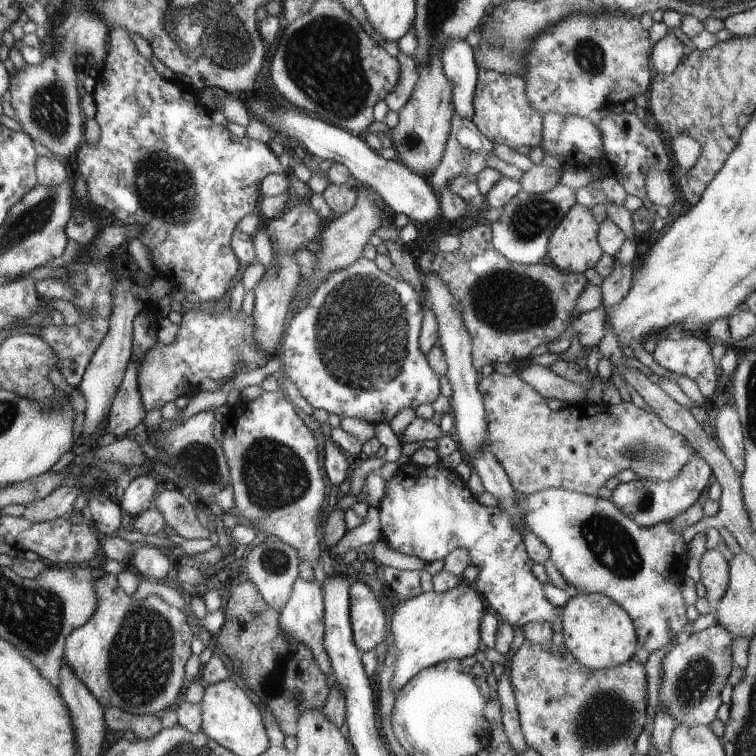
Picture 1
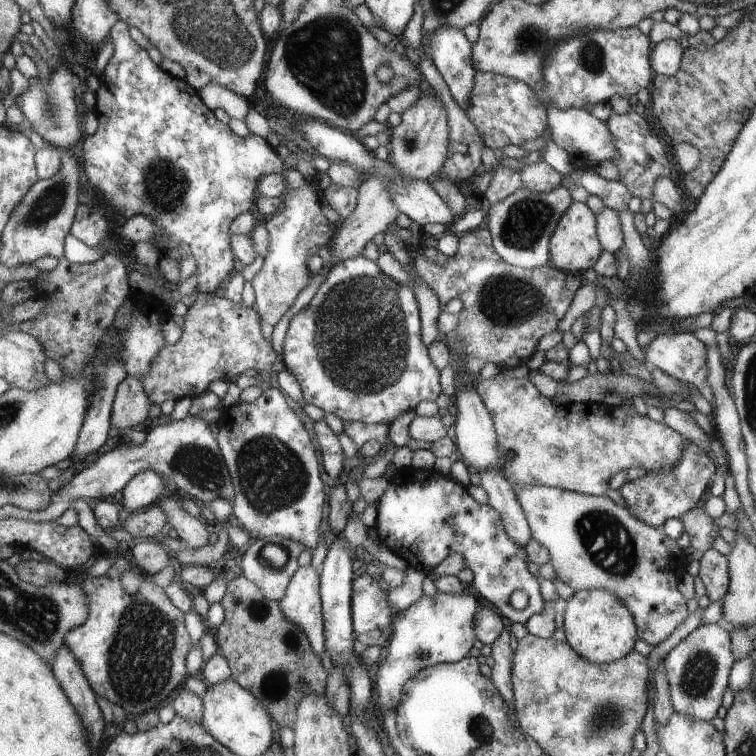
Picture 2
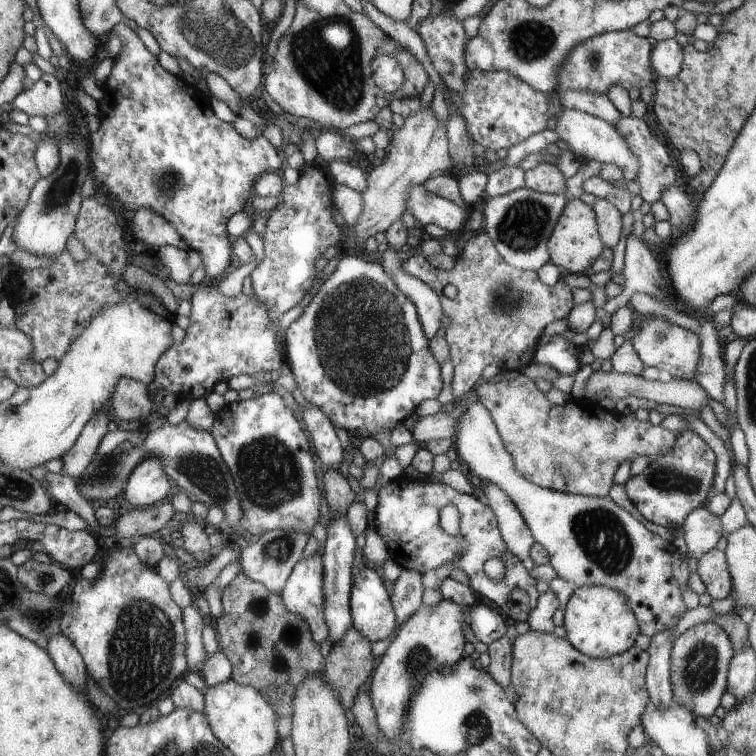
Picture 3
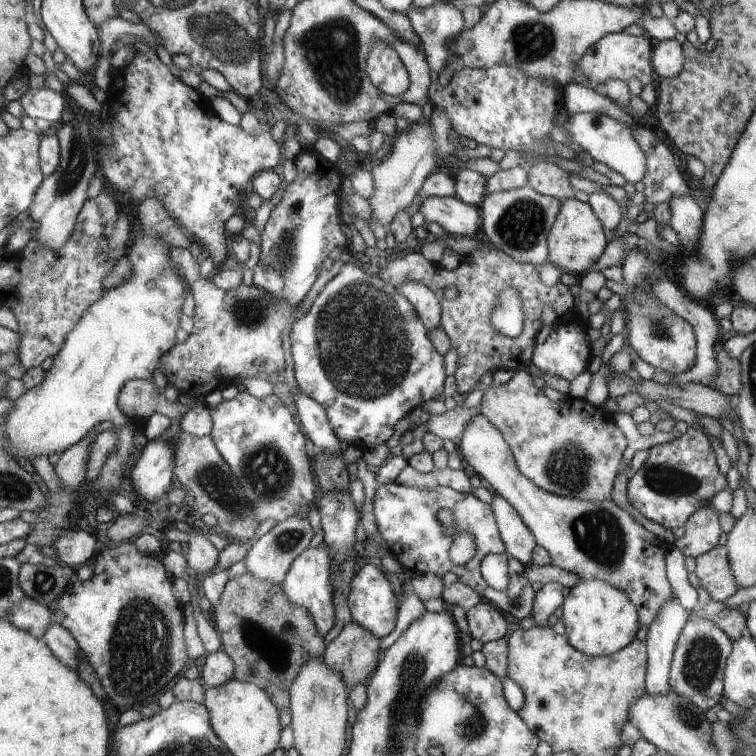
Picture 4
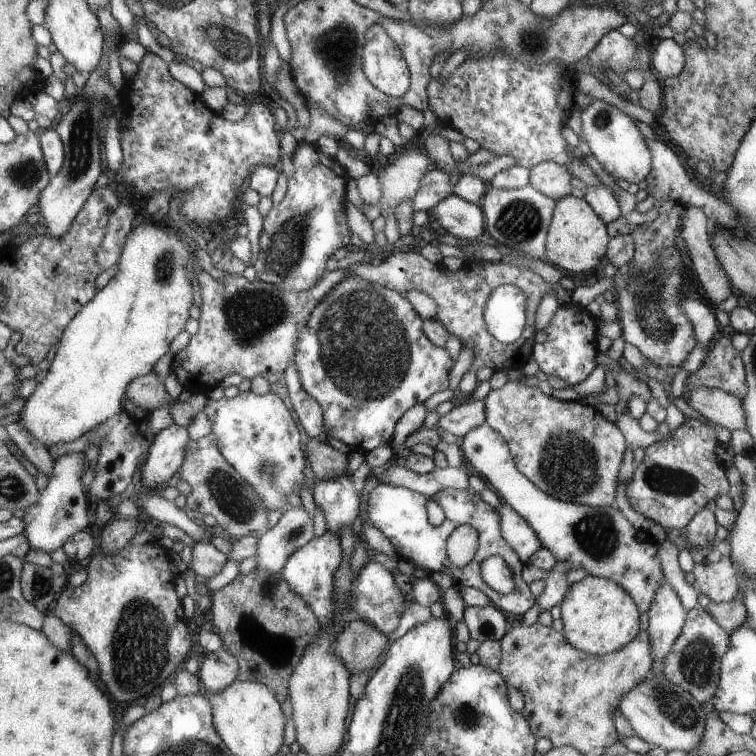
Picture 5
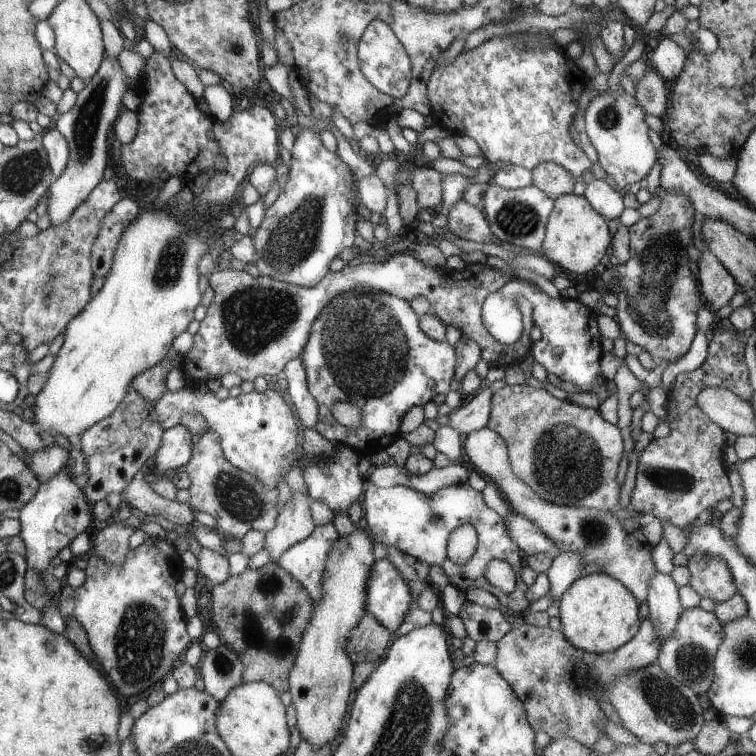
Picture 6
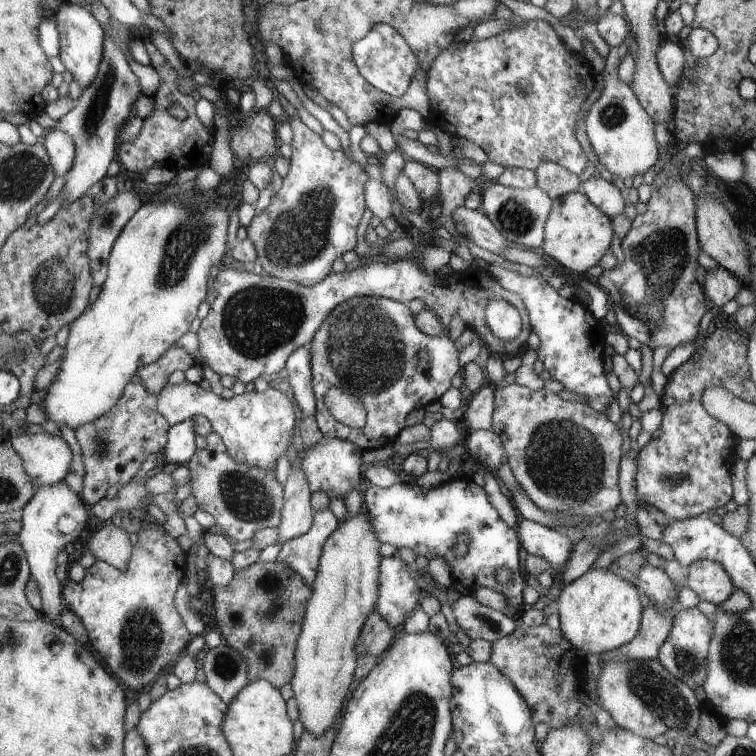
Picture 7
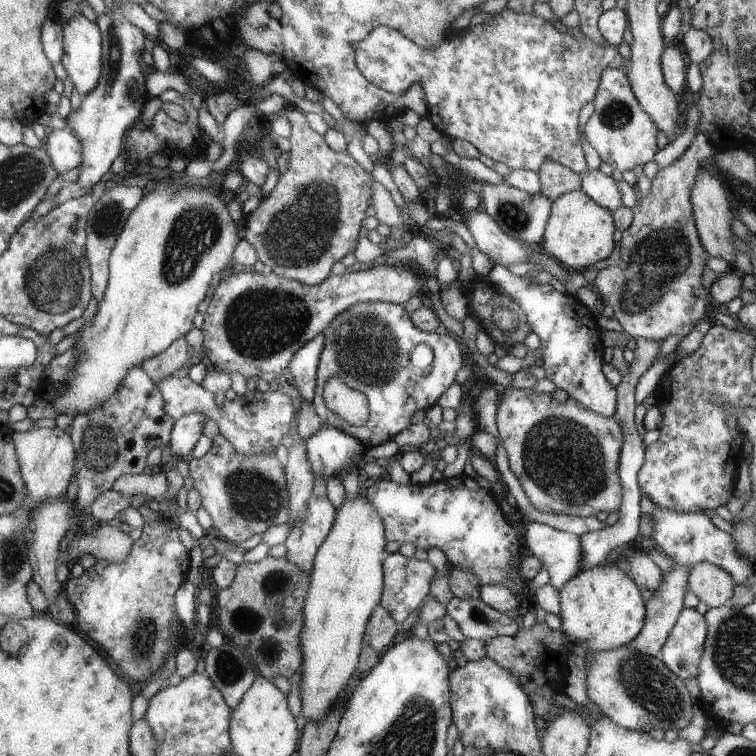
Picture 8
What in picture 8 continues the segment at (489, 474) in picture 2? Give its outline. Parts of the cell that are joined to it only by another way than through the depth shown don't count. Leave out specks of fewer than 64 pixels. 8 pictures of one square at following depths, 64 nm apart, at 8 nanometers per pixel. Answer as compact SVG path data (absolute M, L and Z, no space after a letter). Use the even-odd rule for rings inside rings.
M525 521L522 526L522 537L527 553L536 556L543 562L543 569L534 577L530 585L537 588L552 585L560 591L576 574L580 572L580 560L582 560L582 540L579 535L567 531L556 530L555 527L539 524L538 522Z

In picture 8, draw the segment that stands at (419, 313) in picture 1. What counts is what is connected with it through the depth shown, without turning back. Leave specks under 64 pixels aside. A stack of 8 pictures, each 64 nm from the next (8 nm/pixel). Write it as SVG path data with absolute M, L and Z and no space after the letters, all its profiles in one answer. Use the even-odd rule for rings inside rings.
M360 302L359 305L352 306L346 313L336 317L331 325L323 331L326 338L326 346L322 356L320 356L318 382L315 386L315 398L313 401L316 414L320 416L323 424L330 424L346 434L350 434L355 440L358 440L366 450L375 448L382 444L393 440L398 432L401 432L409 426L411 422L410 416L416 410L427 411L436 405L436 400L454 384L456 372L462 368L464 364L464 352L460 348L460 344L452 338L452 336L438 336L438 333L428 333L414 327L411 322L411 316L405 308L400 304L390 304L385 302ZM419 344L426 344L434 352L434 361L426 370L415 369L411 364L411 353ZM338 376L346 386L354 388L357 392L362 392L366 399L369 400L368 420L362 426L353 426L347 424L346 420L342 420L340 416L336 416L332 410L326 408L323 398L323 389L326 382Z

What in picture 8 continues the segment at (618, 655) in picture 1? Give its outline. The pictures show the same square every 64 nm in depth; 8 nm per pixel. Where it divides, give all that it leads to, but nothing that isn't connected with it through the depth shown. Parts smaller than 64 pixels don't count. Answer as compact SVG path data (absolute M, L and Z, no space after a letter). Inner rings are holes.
M614 563L582 570L560 592L560 620L568 641L587 652L605 652L634 641L646 624L647 610L636 582Z

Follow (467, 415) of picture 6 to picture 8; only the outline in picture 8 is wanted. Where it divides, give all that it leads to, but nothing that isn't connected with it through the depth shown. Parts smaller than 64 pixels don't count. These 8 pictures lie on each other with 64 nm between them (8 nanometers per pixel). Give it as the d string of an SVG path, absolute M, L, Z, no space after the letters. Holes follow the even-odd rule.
M489 382L487 384L486 389L480 394L480 397L476 402L474 402L474 412L476 412L476 421L478 422L479 431L484 430L488 432L488 434L492 434L496 440L498 440L498 448L496 448L496 456L494 456L494 461L492 462L495 466L495 469L500 474L500 478L502 478L503 485L506 489L506 493L509 496L510 501L512 502L516 511L523 517L525 521L533 521L538 522L539 524L546 524L546 526L555 527L556 530L567 531L568 533L583 536L584 534L602 530L605 528L605 524L600 522L598 518L594 516L590 517L576 517L573 515L554 515L554 514L544 514L544 512L540 512L540 510L536 510L530 502L528 502L528 498L526 498L524 494L524 490L522 490L522 486L516 479L516 476L512 474L512 470L509 468L508 455L506 454L506 449L504 447L504 441L500 440L500 436L498 436L498 428L495 424L497 410L498 410L498 402L501 398L500 396L501 387L499 384L494 382Z

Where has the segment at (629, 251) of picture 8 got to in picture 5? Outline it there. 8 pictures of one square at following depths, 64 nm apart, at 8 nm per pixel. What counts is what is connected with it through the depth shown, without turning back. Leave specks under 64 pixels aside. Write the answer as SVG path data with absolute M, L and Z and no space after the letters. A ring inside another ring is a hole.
M664 201L659 207L655 209L654 213L650 217L646 217L644 223L640 224L640 226L647 224L648 226L642 226L642 228L640 227L638 229L635 229L631 233L633 239L635 240L635 253L633 254L632 260L629 264L629 269L624 273L623 268L619 268L621 269L619 275L613 278L615 282L615 287L613 289L615 297L614 302L619 309L619 312L617 314L617 320L621 324L622 339L624 339L625 342L630 342L632 346L636 346L636 348L638 348L638 350L640 350L640 352L642 353L644 359L648 360L649 362L653 362L653 364L656 364L656 366L659 366L661 368L668 368L669 366L672 366L672 368L676 368L676 366L682 366L682 364L684 364L684 360L688 358L688 352L692 352L692 348L694 348L697 343L697 340L694 340L694 326L691 320L683 313L682 304L684 301L687 300L686 298L681 301L681 308L678 308L678 298L680 298L680 294L682 294L682 292L680 292L680 286L684 284L684 282L682 282L682 278L684 278L684 274L682 274L682 268L684 268L684 264L682 264L682 258L680 258L680 250L676 248L674 240L676 240L676 236L678 236L678 228L681 228L682 235L682 210L684 210L684 206L682 206L682 203L679 203L678 201Z

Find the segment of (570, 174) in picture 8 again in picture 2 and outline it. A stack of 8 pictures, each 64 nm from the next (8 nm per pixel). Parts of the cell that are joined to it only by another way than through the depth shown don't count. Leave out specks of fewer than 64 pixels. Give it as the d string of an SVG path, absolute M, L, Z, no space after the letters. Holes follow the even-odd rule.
M544 160L526 165L520 176L523 188L535 193L547 193L559 188L564 178Z

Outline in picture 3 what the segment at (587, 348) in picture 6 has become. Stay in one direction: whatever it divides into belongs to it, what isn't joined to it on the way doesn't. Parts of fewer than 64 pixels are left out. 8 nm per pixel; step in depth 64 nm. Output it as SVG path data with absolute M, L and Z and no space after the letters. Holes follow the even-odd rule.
M554 335L546 346L538 345L535 350L535 362L556 368L560 375L576 374L582 365L578 365L578 347L569 343L568 336Z

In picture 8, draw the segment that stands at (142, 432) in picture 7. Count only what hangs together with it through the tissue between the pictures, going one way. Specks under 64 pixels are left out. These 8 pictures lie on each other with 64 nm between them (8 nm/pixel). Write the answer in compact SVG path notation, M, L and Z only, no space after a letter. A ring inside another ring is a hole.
M142 365L132 366L132 371L124 378L122 385L116 390L112 398L108 398L103 406L97 410L92 410L88 414L76 414L72 424L71 439L74 440L75 451L78 457L75 459L75 474L77 482L77 494L74 504L82 512L87 512L92 502L104 494L106 490L111 490L114 482L120 476L133 476L143 474L148 470L147 457L149 453L158 448L165 448L170 443L172 430L175 421L164 412L164 400L162 394L152 378L144 372Z

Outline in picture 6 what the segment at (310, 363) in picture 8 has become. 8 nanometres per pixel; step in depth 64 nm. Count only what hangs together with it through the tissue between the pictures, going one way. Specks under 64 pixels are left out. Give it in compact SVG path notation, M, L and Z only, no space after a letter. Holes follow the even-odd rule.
M302 353L287 363L284 373L288 379L290 401L300 416L300 422L304 422L305 428L315 428L319 423L319 404L308 387L308 372L304 368L304 358L300 356Z

